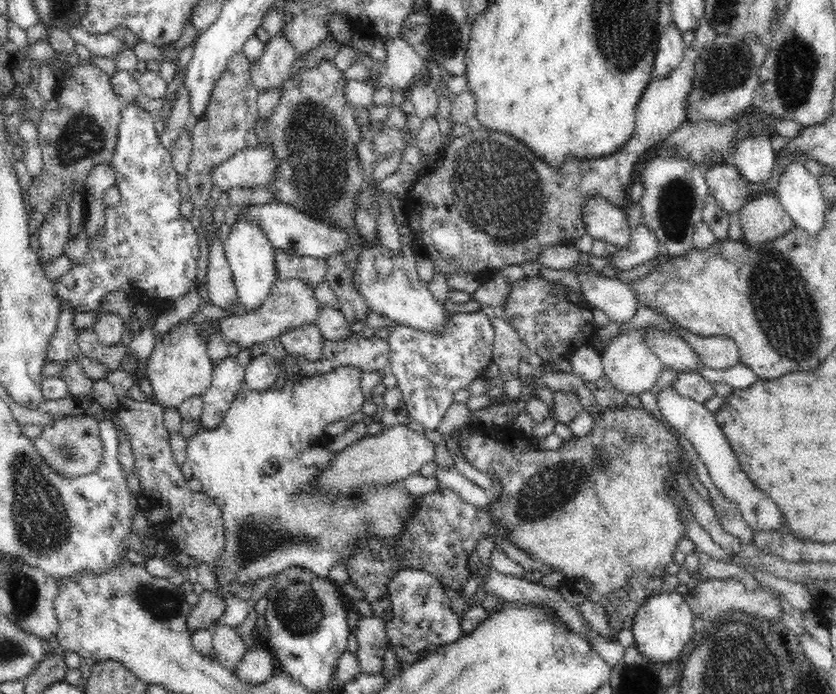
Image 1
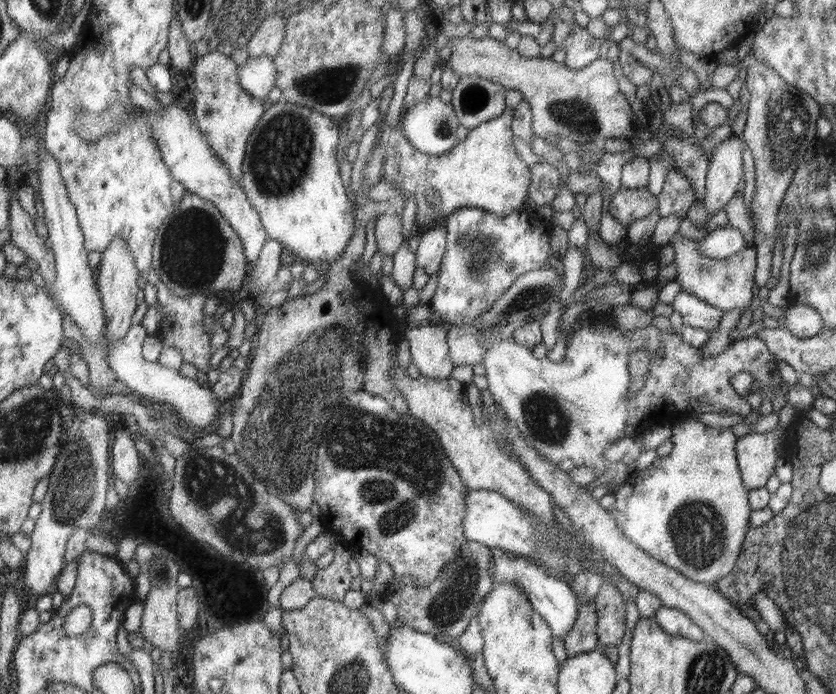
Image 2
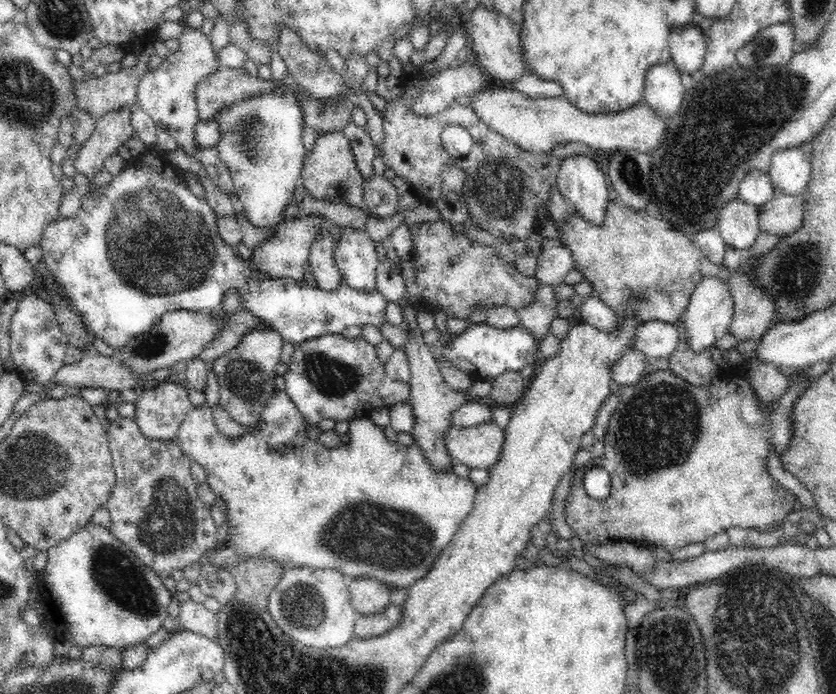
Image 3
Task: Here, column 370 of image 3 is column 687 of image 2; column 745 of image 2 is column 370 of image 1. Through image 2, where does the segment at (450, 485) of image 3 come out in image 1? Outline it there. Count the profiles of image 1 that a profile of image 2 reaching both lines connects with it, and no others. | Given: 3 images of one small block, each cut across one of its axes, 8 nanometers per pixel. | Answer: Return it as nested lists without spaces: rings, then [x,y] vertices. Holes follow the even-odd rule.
[[[342,367],[312,378],[288,380],[280,391],[275,392],[269,389],[264,391],[248,390],[243,386],[234,402],[232,402],[231,408],[228,409],[220,426],[204,429],[202,425],[199,425],[194,435],[186,440],[187,461],[192,465],[193,476],[199,478],[202,484],[201,491],[206,493],[221,510],[224,530],[223,553],[220,554],[219,559],[213,565],[208,563],[208,578],[212,578],[212,582],[216,582],[216,586],[219,586],[219,594],[222,595],[224,603],[226,603],[226,596],[250,602],[252,594],[256,594],[256,586],[260,586],[260,582],[264,582],[264,578],[268,578],[272,574],[279,575],[289,566],[308,569],[320,578],[329,580],[330,578],[336,578],[336,570],[348,570],[348,562],[356,560],[356,556],[362,550],[360,546],[364,542],[368,542],[372,538],[389,540],[390,542],[398,540],[402,536],[402,532],[404,532],[404,522],[418,510],[419,497],[406,491],[401,482],[376,483],[358,490],[352,490],[352,493],[340,494],[330,494],[326,493],[326,491],[320,491],[320,489],[312,489],[314,482],[316,482],[316,476],[320,472],[328,470],[332,466],[333,459],[336,459],[342,452],[342,450],[336,452],[336,450],[332,450],[328,446],[330,437],[326,435],[324,427],[331,422],[336,422],[353,412],[361,410],[361,406],[365,402],[364,392],[360,389],[361,378],[362,370]]]

